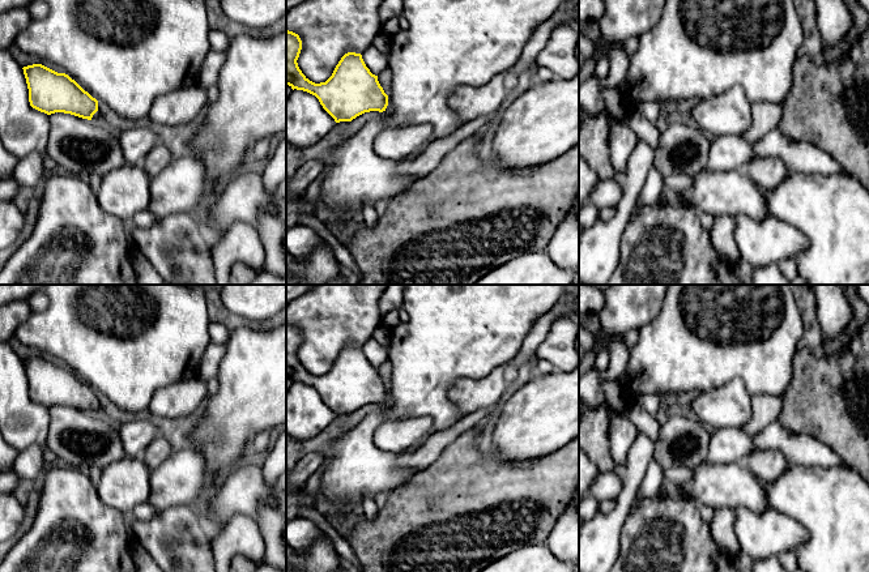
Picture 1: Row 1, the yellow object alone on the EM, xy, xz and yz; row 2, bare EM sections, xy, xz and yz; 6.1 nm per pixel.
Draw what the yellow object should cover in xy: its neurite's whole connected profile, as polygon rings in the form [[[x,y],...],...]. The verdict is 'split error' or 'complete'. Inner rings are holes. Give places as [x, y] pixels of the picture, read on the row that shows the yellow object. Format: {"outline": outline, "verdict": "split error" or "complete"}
{"outline": [[[42,64],[24,67],[30,106],[47,115],[71,114],[101,121],[98,101],[65,73],[57,73]]], "verdict": "split error"}

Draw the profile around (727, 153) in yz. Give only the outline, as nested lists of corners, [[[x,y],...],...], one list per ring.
[[[716,136],[711,140],[708,170],[727,172],[744,171],[745,166],[755,157],[753,145],[736,136]]]

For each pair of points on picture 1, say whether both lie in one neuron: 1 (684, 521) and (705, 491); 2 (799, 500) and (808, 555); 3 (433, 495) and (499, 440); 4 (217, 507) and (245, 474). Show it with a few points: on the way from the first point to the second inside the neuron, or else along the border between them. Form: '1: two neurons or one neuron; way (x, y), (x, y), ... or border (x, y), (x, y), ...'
1: two neurons; border (676, 489), (699, 506)
2: one neuron; way (812, 513), (814, 516), (814, 542)
3: two neurons; border (486, 443), (502, 459), (520, 459)
4: one neuron; way (225, 499), (242, 482)

